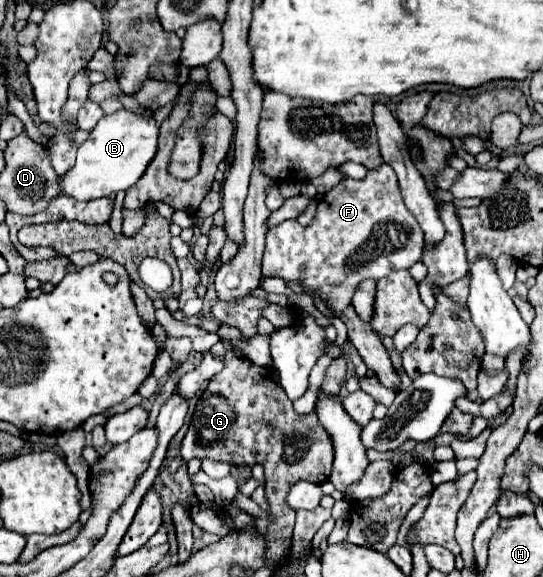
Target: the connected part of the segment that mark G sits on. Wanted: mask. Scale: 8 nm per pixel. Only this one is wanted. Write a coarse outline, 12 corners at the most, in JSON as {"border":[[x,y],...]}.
{"border":[[235,357],[197,401],[185,461],[261,463],[265,557],[289,551],[301,479],[329,479],[333,445],[295,413],[273,367]]}

